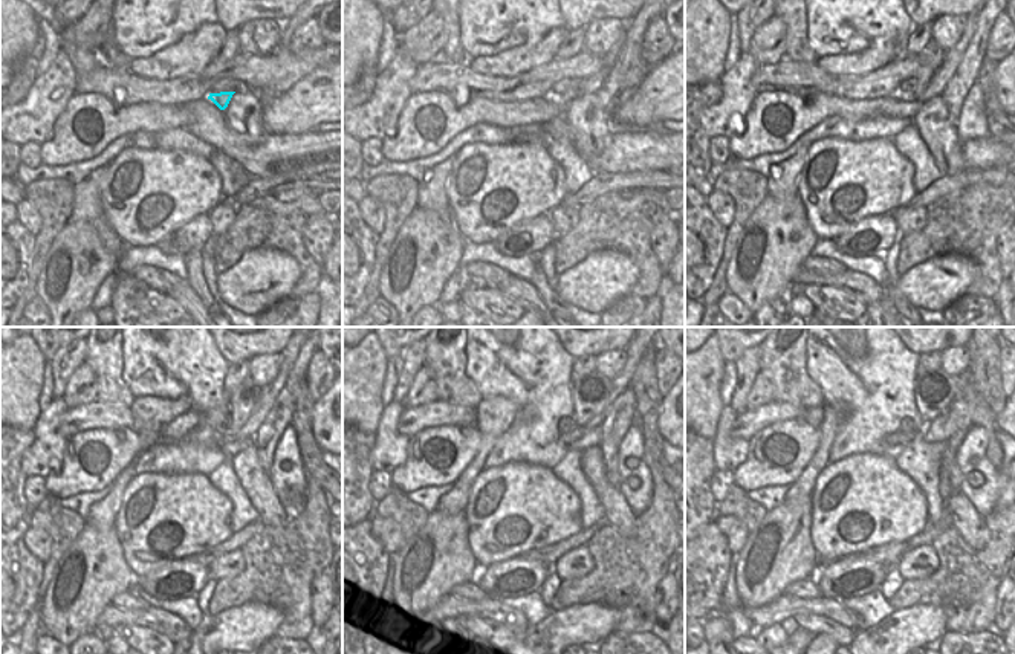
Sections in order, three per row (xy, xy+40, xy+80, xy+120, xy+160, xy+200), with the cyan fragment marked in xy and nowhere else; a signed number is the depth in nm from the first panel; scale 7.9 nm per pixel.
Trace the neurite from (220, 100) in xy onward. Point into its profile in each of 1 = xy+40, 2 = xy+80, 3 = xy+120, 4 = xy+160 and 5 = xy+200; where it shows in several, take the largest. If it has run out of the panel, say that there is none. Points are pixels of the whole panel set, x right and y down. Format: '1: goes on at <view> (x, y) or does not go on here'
1: goes on at xy+40 (567, 97)
2: goes on at xy+80 (931, 55)
3: goes on at xy+120 (242, 402)
4: goes on at xy+160 (590, 393)
5: goes on at xy+200 (934, 391)

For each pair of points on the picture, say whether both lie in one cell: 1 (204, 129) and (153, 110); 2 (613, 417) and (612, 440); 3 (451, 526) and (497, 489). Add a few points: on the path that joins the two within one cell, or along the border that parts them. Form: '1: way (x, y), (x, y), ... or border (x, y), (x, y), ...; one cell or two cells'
1: border (182, 104), (193, 116), (193, 123), (187, 129); two cells
2: way (613, 424), (612, 434); one cell
3: border (463, 511), (468, 547), (471, 550); two cells

